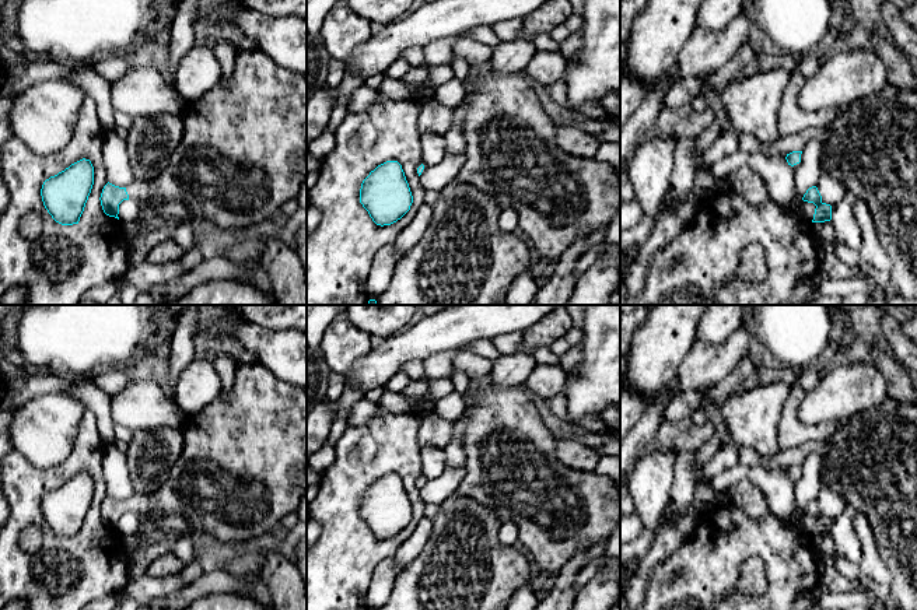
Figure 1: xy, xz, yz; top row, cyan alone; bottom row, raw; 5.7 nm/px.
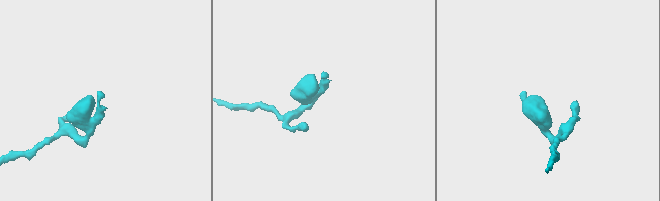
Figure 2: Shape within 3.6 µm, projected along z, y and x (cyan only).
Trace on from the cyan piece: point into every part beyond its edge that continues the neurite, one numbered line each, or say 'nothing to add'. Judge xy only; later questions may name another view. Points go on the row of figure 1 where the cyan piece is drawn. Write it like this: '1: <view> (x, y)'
1: xy (242, 155)

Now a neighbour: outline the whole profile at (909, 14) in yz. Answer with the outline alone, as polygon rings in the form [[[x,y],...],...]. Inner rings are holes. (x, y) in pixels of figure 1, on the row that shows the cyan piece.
[[[917,0],[911,6],[900,10],[900,17],[909,27],[917,31]]]

